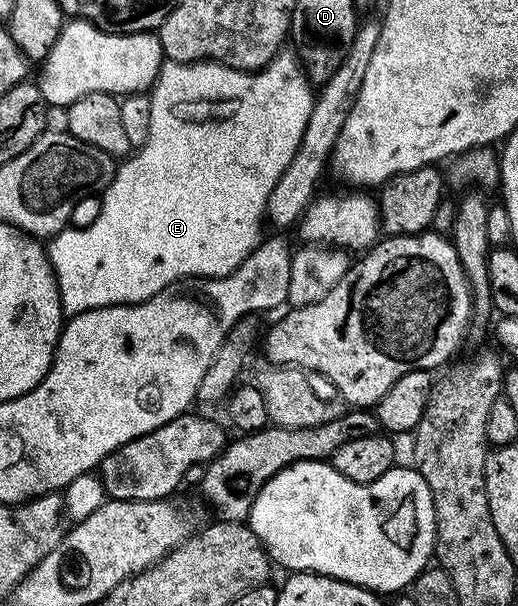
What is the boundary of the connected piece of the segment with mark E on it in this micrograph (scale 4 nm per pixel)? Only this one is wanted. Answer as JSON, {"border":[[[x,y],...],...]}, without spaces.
{"border":[[[288,54],[276,55],[261,71],[239,71],[215,61],[202,63],[165,61],[162,63],[156,81],[150,88],[150,133],[144,144],[117,166],[114,181],[102,192],[98,221],[94,221],[94,225],[89,227],[69,225],[52,236],[47,244],[48,259],[52,262],[52,268],[56,274],[60,300],[69,316],[99,307],[115,307],[117,303],[144,303],[162,289],[169,287],[171,283],[178,283],[181,279],[193,277],[222,279],[234,269],[238,269],[238,265],[242,265],[245,257],[262,240],[260,222],[265,222],[268,198],[270,193],[274,193],[274,187],[278,185],[278,179],[282,177],[282,173],[286,173],[286,167],[290,165],[302,141],[302,133],[306,133],[306,125],[310,121],[312,112],[313,84],[299,58],[295,54]]]}

